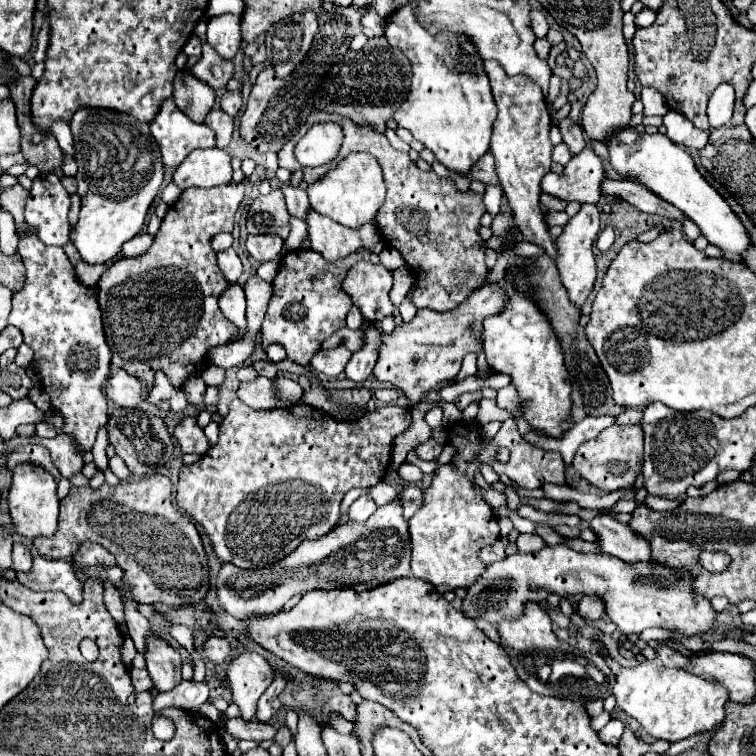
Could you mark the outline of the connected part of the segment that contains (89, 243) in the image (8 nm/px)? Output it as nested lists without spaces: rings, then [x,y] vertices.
[[[79,108],[79,112],[75,112],[75,116],[69,120],[69,126],[71,126],[71,134],[73,134],[73,144],[75,144],[75,162],[79,166],[77,170],[77,194],[81,196],[81,212],[79,212],[79,220],[77,224],[71,228],[71,234],[69,234],[69,240],[75,244],[75,248],[79,250],[81,258],[89,264],[89,266],[95,266],[95,264],[105,264],[109,262],[121,248],[123,242],[135,238],[139,234],[139,230],[143,228],[143,222],[145,222],[145,216],[149,212],[149,206],[153,202],[153,198],[157,196],[159,188],[161,188],[161,182],[163,182],[163,162],[161,162],[161,152],[159,152],[159,146],[155,144],[155,138],[151,136],[149,132],[149,124],[145,122],[139,122],[135,120],[133,116],[127,116],[123,112],[115,112],[115,110],[109,110],[109,108]]]

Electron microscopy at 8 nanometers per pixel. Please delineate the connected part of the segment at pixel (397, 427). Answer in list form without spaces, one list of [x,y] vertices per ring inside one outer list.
[[[233,400],[229,414],[219,424],[217,444],[197,462],[181,466],[177,506],[211,538],[217,556],[239,568],[269,566],[297,548],[303,538],[315,540],[331,532],[339,520],[339,506],[351,488],[375,486],[389,468],[393,438],[411,426],[407,408],[379,406],[359,420],[335,420],[309,404],[291,408],[253,410]]]

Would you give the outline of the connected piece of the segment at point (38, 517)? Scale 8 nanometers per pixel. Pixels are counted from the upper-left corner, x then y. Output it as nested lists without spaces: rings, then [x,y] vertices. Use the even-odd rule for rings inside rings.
[[[21,464],[13,470],[13,484],[9,490],[9,514],[13,528],[19,536],[27,540],[35,538],[47,538],[55,534],[57,528],[57,516],[59,516],[59,500],[57,500],[57,484],[51,474],[47,474],[43,468],[33,464]]]

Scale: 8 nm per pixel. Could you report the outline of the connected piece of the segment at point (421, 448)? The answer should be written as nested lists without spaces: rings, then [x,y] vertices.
[[[429,438],[427,442],[423,442],[423,444],[419,444],[415,448],[417,456],[423,458],[423,460],[435,460],[441,454],[441,450],[443,450],[443,446],[437,440],[433,440],[433,438]]]

